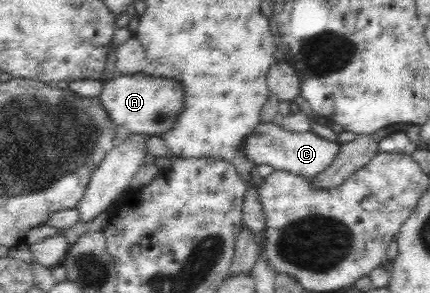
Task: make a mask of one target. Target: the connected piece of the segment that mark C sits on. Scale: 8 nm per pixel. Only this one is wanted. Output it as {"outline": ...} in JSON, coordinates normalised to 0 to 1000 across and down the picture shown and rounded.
{"outline":[[[605,420],[570,485],[567,526],[577,546],[600,563],[633,563],[637,577],[672,584],[698,604],[730,604],[786,536],[793,515],[793,491],[779,481],[763,481],[742,468],[726,447],[712,454],[679,454],[665,447],[637,420]]]}

